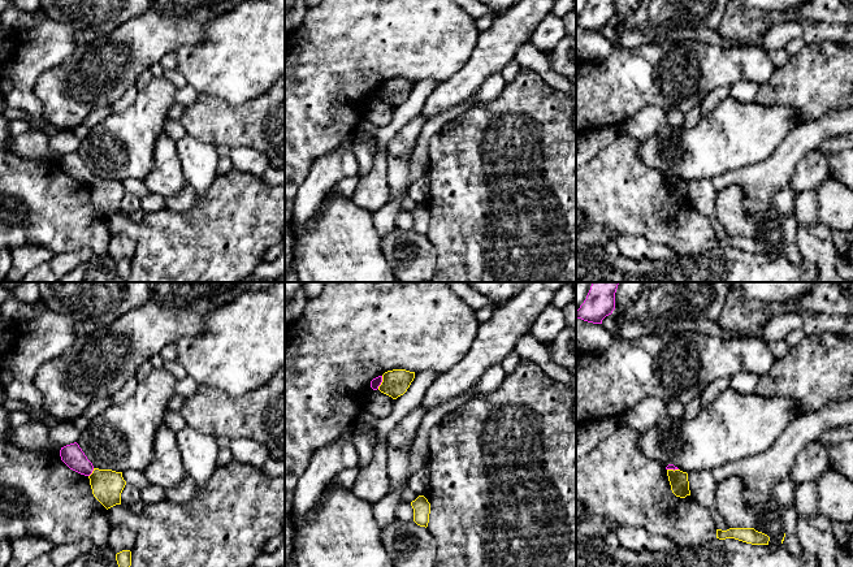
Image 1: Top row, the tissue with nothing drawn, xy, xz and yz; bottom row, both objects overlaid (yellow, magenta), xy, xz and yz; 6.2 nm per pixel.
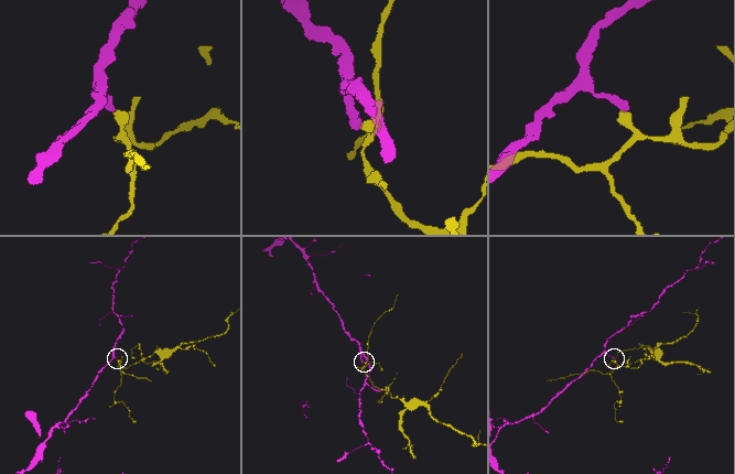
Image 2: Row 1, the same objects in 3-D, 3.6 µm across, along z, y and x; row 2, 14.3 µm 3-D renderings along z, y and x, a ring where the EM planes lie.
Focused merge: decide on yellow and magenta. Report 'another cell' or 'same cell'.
another cell

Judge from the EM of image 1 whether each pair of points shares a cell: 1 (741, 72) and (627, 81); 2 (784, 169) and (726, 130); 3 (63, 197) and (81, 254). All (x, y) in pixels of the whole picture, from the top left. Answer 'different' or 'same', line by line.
1: same
2: different
3: different

